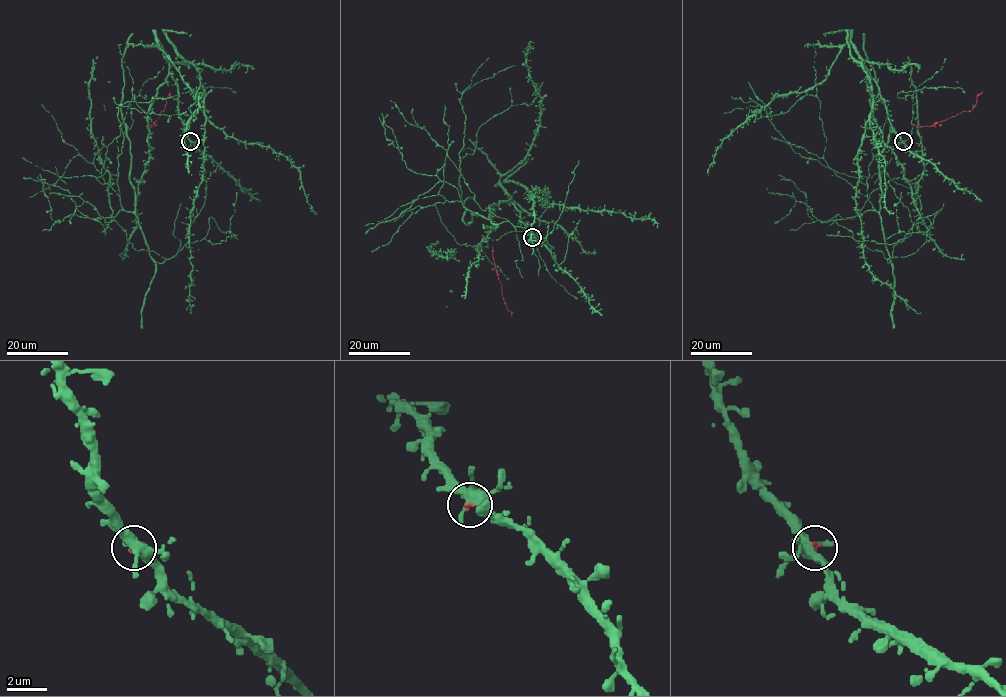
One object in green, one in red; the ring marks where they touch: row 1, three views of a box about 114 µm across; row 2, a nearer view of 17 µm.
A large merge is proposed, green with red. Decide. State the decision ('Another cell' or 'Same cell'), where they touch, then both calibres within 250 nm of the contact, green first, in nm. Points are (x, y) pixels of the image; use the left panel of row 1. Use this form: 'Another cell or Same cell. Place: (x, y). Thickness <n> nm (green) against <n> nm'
Same cell. Place: (190, 141). Thickness 400 nm (green) against 200 nm

